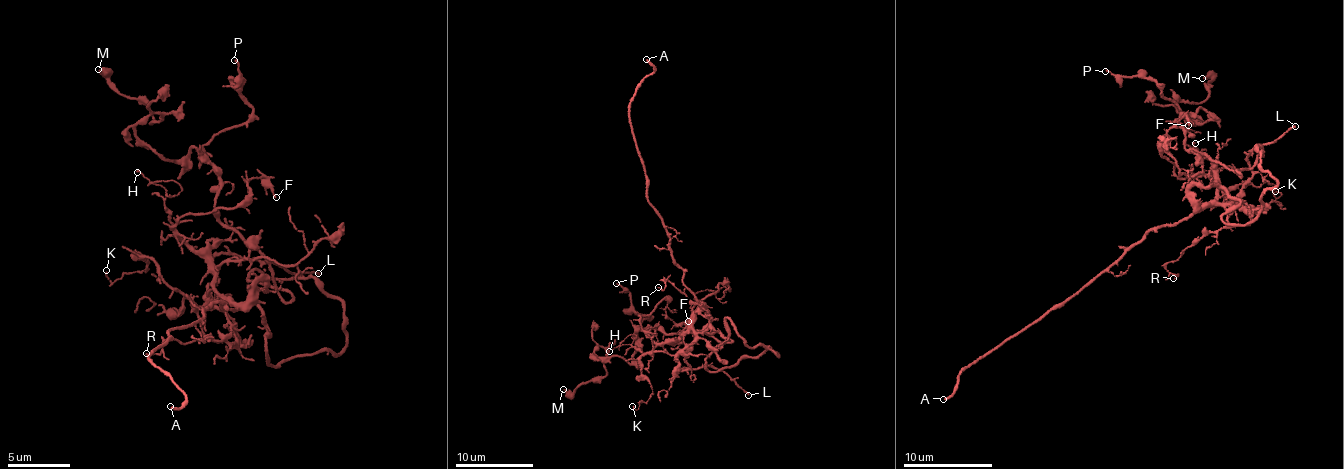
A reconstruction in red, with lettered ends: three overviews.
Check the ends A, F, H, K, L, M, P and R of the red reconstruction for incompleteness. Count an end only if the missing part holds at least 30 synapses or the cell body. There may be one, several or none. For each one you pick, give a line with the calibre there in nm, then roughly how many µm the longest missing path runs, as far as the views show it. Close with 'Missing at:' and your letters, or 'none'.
A: Thickness 200 nm. Missing length about 20 µm
Missing at: A

